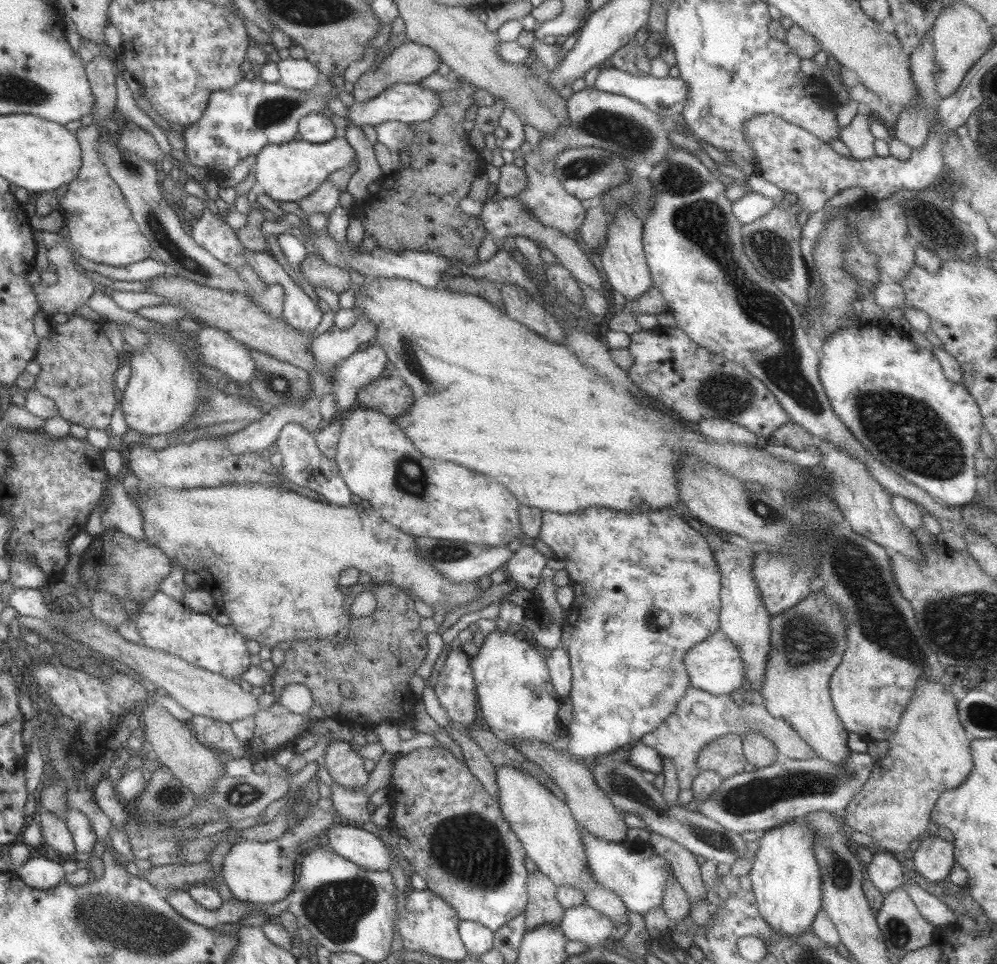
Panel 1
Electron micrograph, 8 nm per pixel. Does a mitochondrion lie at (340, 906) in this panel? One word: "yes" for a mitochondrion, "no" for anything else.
yes

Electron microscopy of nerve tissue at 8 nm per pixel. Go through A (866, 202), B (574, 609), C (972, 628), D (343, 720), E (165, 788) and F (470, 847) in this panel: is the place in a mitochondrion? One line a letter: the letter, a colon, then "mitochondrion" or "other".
A: other
B: other
C: mitochondrion
D: other
E: other
F: mitochondrion

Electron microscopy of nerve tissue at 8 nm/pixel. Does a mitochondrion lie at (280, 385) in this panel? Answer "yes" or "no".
yes

